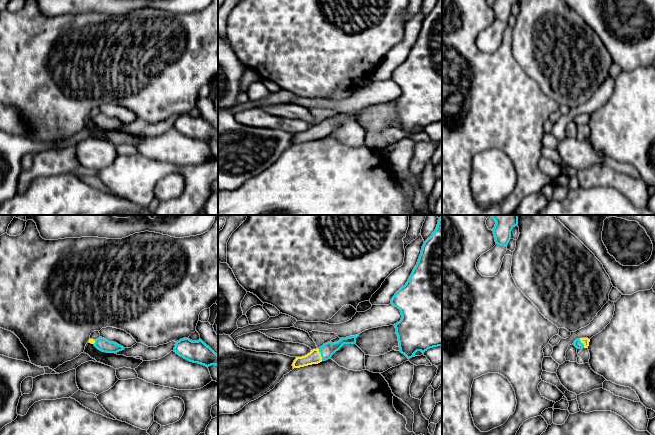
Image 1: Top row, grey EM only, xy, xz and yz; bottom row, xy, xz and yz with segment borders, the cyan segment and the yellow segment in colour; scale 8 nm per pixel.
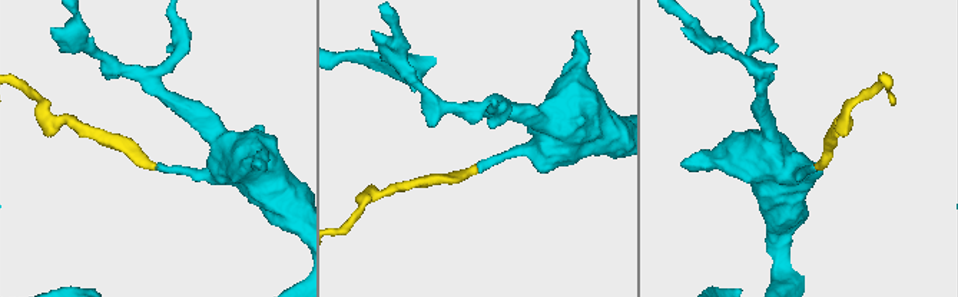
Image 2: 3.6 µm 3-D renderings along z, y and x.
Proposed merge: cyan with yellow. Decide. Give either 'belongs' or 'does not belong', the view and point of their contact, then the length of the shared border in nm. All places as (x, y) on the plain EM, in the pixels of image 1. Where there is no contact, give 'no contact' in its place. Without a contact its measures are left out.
belongs; contact xz (320, 129); length 110 nm

